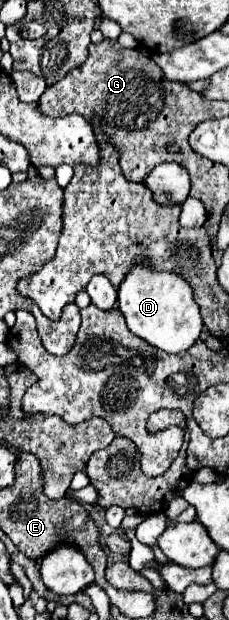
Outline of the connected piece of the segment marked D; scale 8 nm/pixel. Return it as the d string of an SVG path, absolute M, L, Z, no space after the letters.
M145 258L123 278L119 286L119 310L123 312L127 326L135 336L169 354L179 354L191 348L203 330L203 318L193 298L193 288L183 274L149 268Z

